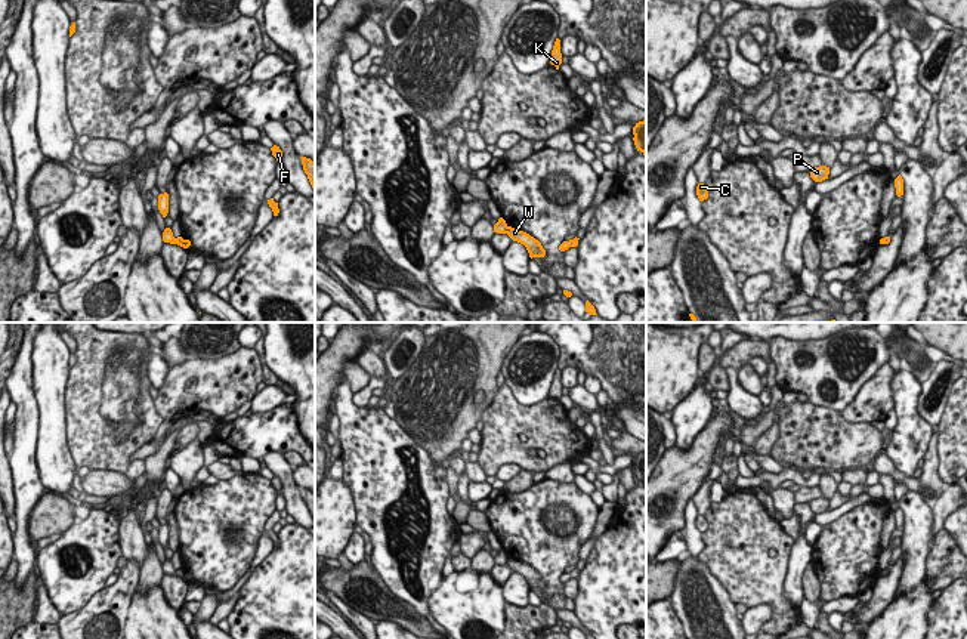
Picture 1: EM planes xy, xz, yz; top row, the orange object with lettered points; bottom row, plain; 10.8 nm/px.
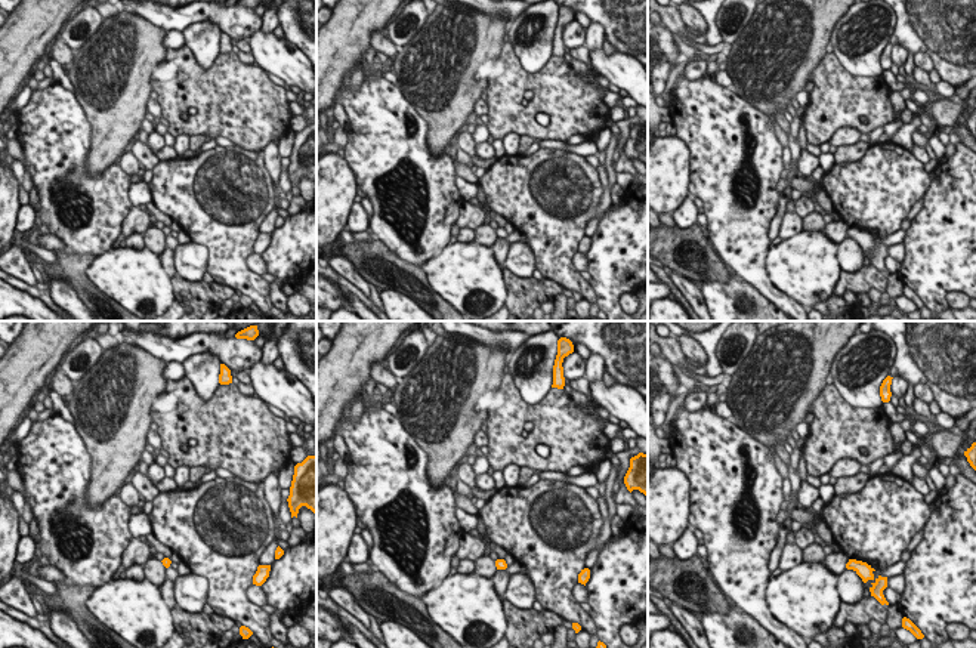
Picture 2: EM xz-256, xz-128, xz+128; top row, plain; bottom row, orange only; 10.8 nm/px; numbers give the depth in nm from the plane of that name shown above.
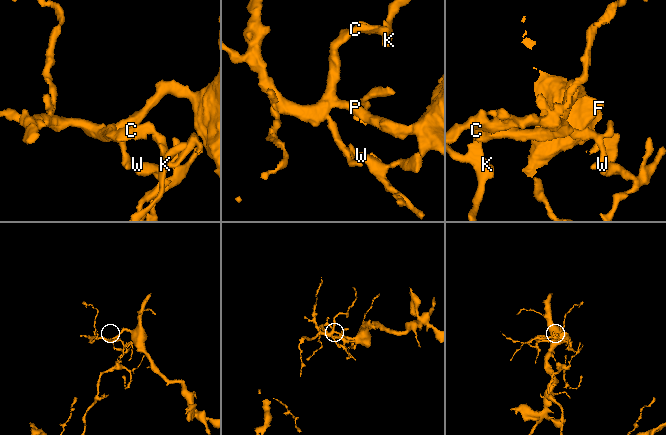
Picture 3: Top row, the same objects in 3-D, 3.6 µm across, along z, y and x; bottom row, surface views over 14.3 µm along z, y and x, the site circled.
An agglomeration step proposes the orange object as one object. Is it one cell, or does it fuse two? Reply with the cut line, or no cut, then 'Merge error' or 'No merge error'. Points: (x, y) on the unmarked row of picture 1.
Split along xz (507, 558), (504, 564). Merge error.

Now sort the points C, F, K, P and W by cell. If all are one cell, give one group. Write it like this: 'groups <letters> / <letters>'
groups C F K P / W

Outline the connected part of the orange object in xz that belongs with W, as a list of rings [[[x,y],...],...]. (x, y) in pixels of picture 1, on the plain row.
[[[507,558],[507,564],[506,564],[513,572],[518,572],[520,575],[523,575],[529,584],[529,589],[544,589],[546,587],[546,581],[543,580],[541,574],[538,571],[535,571],[534,568],[531,568],[529,565],[520,562],[520,561],[515,561],[512,558]]]

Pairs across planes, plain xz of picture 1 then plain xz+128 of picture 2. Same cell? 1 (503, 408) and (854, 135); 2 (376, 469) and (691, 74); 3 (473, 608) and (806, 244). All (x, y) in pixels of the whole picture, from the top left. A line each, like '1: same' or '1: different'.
1: different
2: different
3: same

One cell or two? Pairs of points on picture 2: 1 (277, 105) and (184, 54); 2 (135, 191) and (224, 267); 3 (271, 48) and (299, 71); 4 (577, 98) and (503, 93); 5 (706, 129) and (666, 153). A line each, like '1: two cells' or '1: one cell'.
1: one cell
2: two cells
3: one cell
4: one cell
5: two cells

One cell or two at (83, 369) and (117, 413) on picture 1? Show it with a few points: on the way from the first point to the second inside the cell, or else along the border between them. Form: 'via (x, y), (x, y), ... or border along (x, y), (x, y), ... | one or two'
via (93, 379), (108, 394), (108, 403) | one

